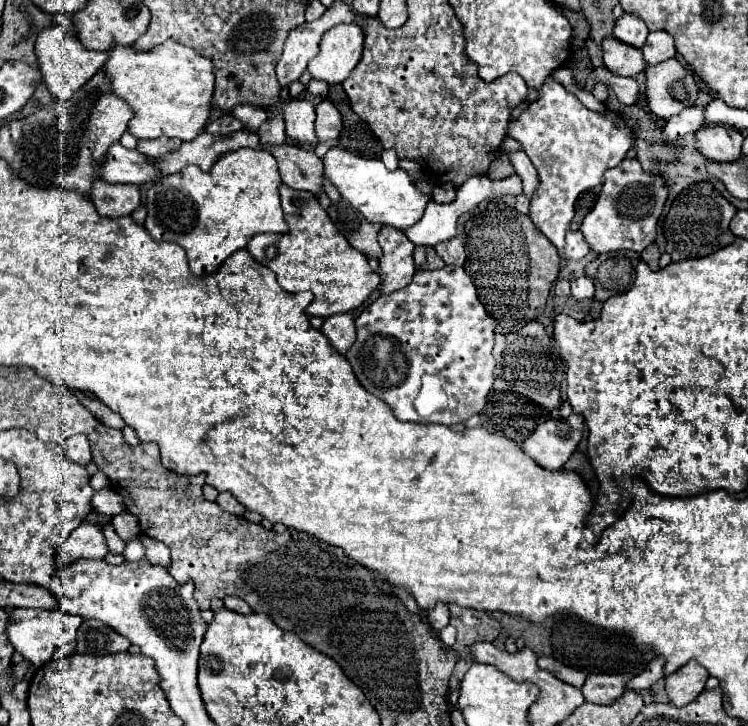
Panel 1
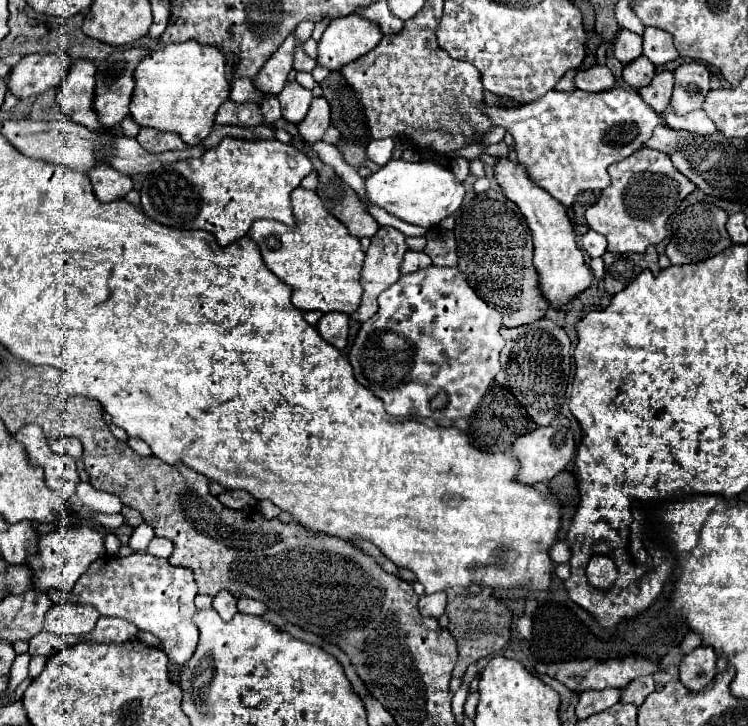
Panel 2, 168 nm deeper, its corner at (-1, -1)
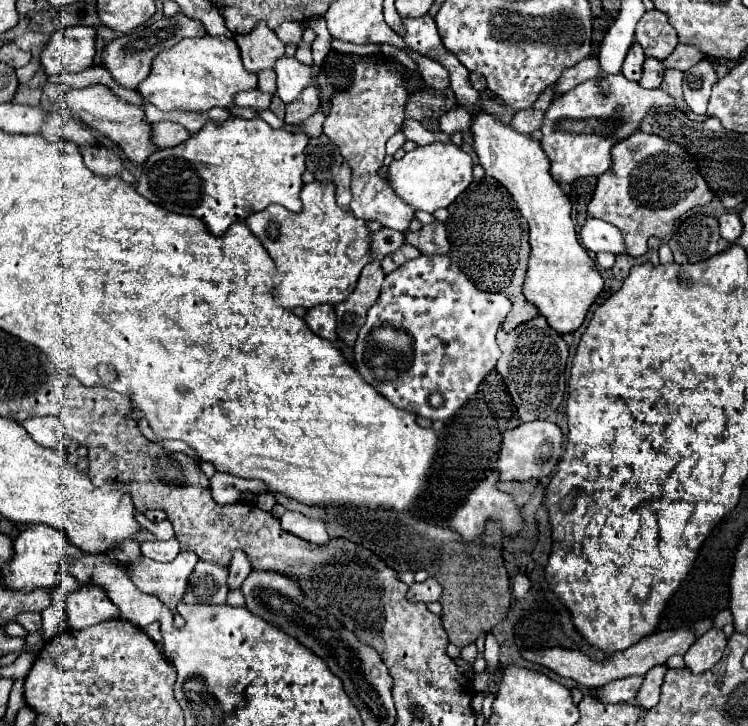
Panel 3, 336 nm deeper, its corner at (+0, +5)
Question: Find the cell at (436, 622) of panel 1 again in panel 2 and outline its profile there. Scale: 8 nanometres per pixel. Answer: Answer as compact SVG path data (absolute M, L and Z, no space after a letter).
M435 592L431 596L423 594L419 598L419 612L423 616L431 616L431 618L439 618L443 612L445 612L445 604L447 604L447 598L445 598L445 592Z

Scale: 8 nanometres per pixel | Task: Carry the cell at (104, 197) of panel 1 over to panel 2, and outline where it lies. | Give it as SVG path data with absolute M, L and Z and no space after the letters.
M99 166L95 174L89 174L89 180L93 184L95 196L99 202L115 202L125 198L133 190L133 180L121 172L117 172L111 166Z

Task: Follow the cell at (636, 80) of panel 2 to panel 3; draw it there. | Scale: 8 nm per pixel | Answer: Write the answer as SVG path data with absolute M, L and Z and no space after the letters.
M646 58L642 80L640 80L642 88L660 88L660 84L662 84L662 72L664 72L664 66L662 66L660 60Z

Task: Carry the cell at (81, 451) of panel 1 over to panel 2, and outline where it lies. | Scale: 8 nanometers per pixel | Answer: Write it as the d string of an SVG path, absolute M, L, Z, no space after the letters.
M49 438L49 444L51 444L51 448L55 452L67 454L67 456L71 456L75 460L79 460L81 454L83 454L83 446L81 446L81 442L77 438Z

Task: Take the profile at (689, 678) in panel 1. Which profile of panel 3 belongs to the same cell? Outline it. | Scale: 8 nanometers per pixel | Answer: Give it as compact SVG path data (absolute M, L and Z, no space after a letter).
M710 628L684 654L686 666L694 674L702 674L702 672L710 670L722 658L724 648L726 648L726 642L728 640L726 640L726 636L724 636L724 632L720 628Z

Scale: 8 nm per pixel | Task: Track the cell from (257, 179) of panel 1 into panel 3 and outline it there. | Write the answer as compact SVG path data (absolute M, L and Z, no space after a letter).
M230 116L220 124L208 122L200 132L192 134L190 140L174 146L156 150L142 166L136 190L152 204L162 206L176 214L196 216L204 222L212 236L222 236L234 222L244 222L246 216L264 210L268 204L282 204L292 212L300 212L300 188L304 174L304 148L308 136L304 132L286 132L268 126L262 118L238 118Z

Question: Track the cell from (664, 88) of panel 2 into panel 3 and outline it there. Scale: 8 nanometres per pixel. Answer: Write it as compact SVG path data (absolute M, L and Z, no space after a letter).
M678 44L676 50L666 58L664 68L678 68L682 72L686 72L688 68L692 68L694 64L702 62L702 60L714 60L710 54L702 52L700 48L696 46L686 46L686 44Z

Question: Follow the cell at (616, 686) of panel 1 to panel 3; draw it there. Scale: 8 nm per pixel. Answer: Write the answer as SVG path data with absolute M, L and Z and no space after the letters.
M658 664L658 666L654 666L654 668L646 674L644 684L642 684L642 688L640 688L638 696L636 696L638 704L644 706L646 710L658 704L658 700L660 700L660 686L662 686L662 682L664 682L666 670L668 670L666 664Z

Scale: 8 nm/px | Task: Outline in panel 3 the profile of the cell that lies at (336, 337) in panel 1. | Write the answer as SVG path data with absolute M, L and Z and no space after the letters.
M314 306L314 308L310 308L310 310L304 314L304 322L308 324L308 328L310 328L316 336L334 342L336 316L334 316L334 308L332 308L332 306Z

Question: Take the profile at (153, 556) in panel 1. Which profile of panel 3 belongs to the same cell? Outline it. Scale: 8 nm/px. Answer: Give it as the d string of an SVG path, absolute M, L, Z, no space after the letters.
M135 511L135 518L138 518L138 522L142 524L142 528L150 530L158 540L170 540L174 536L174 530L172 530L172 524L170 520L162 520L162 522L152 522L148 520L144 514Z

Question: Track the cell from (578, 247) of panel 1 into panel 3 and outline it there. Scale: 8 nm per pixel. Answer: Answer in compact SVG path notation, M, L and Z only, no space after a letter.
M588 218L586 224L580 228L580 242L590 252L612 252L612 254L626 254L626 246L622 244L622 232L598 218Z

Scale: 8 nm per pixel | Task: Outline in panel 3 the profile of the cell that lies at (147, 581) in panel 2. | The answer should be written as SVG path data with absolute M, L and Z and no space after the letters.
M180 550L174 562L168 564L160 564L150 558L144 558L142 564L130 564L128 576L142 592L156 596L164 606L174 610L186 592L188 576L196 562L198 556L192 550Z

